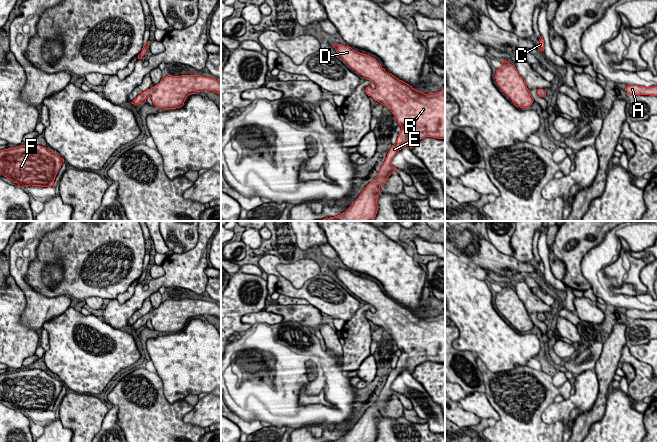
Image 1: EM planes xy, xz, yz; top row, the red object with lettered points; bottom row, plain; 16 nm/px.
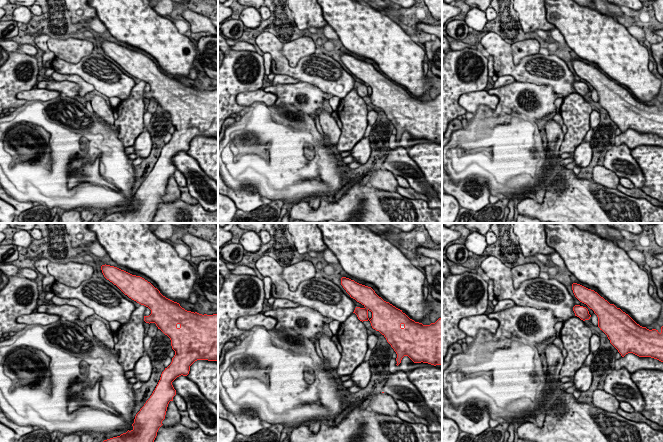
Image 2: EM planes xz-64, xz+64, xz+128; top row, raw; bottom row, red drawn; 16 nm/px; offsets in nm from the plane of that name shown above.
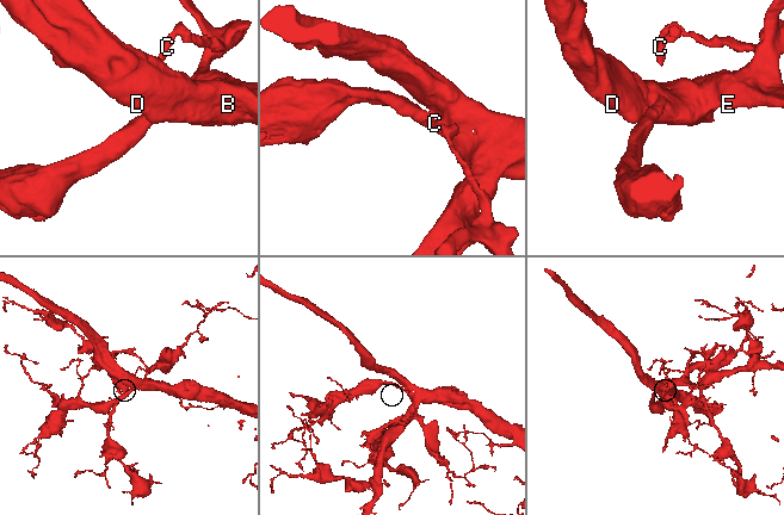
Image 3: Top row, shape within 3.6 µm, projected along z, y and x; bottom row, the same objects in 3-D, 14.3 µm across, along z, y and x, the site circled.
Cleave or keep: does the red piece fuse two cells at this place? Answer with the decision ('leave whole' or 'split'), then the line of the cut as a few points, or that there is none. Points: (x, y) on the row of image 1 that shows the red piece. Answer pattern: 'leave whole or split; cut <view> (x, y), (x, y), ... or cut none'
leave whole; cut none

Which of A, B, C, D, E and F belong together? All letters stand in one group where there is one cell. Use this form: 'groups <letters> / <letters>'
groups A B C D E F

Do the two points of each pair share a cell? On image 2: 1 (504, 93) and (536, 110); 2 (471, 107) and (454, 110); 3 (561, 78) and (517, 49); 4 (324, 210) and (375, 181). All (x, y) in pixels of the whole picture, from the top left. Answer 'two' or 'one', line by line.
1: one
2: two
3: two
4: two

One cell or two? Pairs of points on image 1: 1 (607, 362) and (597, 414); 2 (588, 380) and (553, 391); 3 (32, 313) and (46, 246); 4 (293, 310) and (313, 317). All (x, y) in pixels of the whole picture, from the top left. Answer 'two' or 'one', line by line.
1: one
2: two
3: two
4: one

